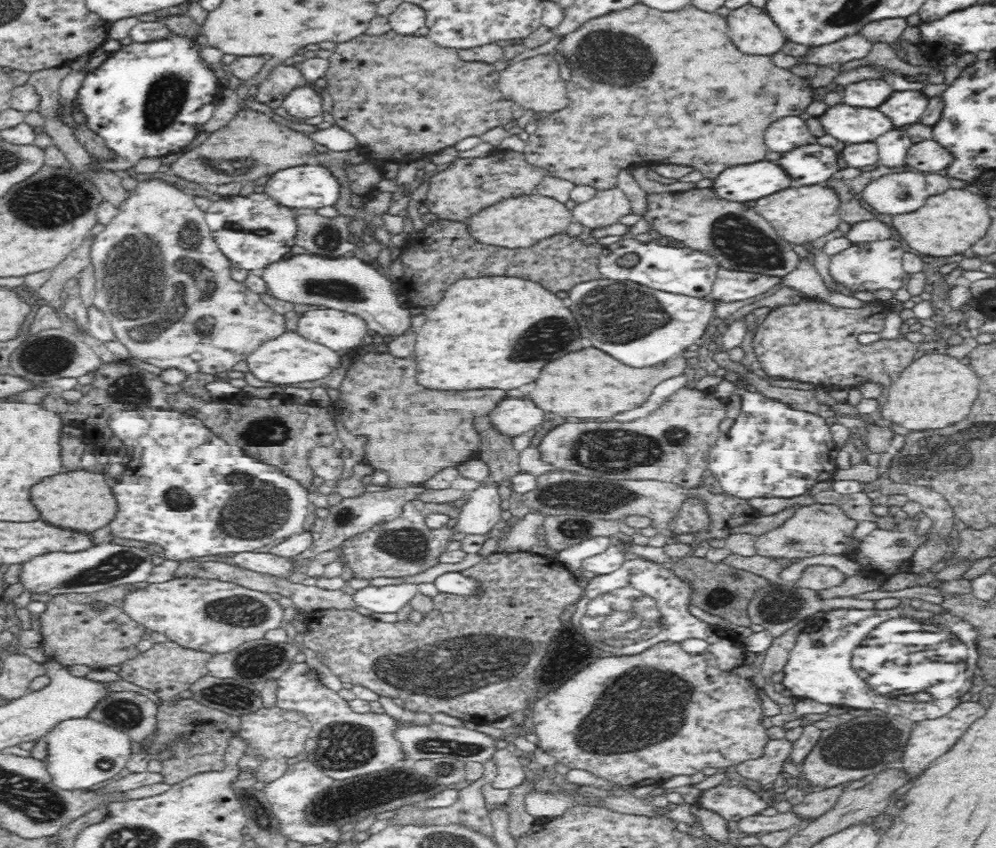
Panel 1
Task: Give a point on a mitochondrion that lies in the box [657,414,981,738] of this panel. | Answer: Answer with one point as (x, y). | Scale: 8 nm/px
(910, 650)

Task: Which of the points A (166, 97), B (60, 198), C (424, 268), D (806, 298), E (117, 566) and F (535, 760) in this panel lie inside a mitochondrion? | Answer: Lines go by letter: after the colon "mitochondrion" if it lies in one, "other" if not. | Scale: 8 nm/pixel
A: mitochondrion
B: mitochondrion
C: other
D: other
E: mitochondrion
F: other

